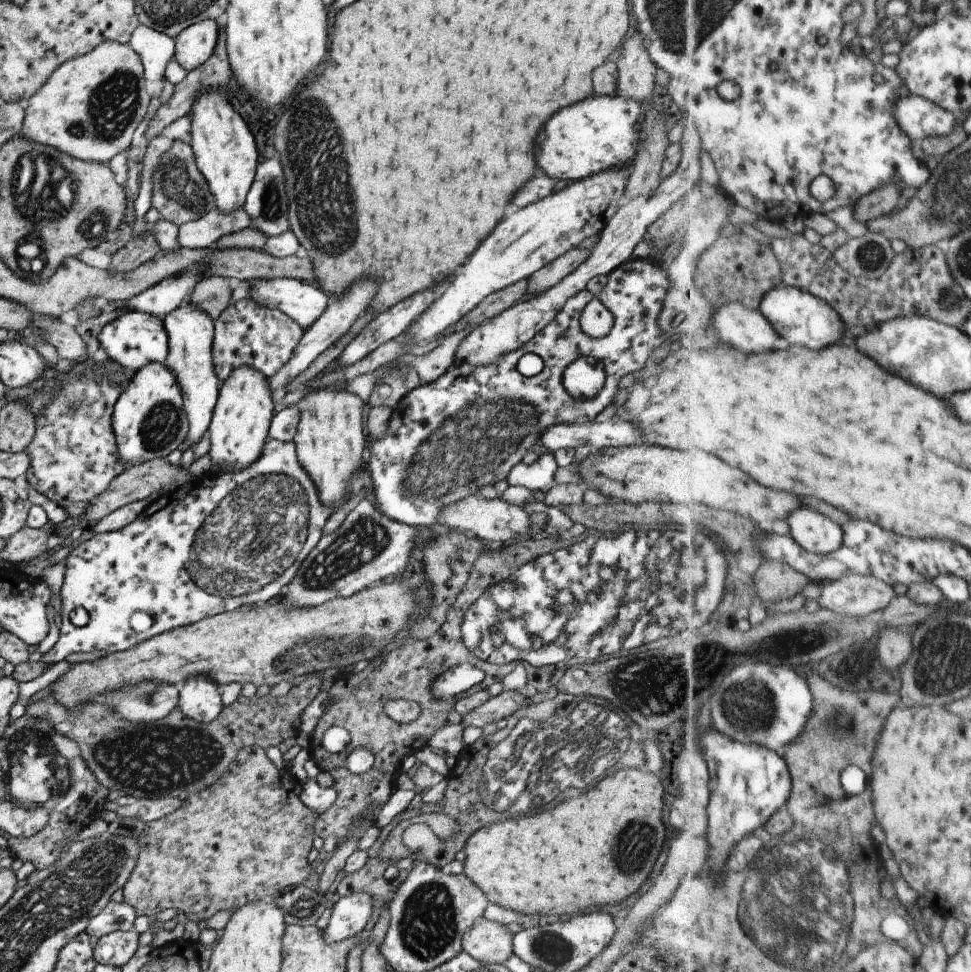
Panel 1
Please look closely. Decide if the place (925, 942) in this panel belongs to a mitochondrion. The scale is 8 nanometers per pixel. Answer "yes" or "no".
no

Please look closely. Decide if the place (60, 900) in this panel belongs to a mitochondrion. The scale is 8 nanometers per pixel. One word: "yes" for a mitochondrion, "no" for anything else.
yes

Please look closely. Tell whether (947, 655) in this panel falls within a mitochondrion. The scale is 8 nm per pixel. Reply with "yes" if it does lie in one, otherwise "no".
yes

